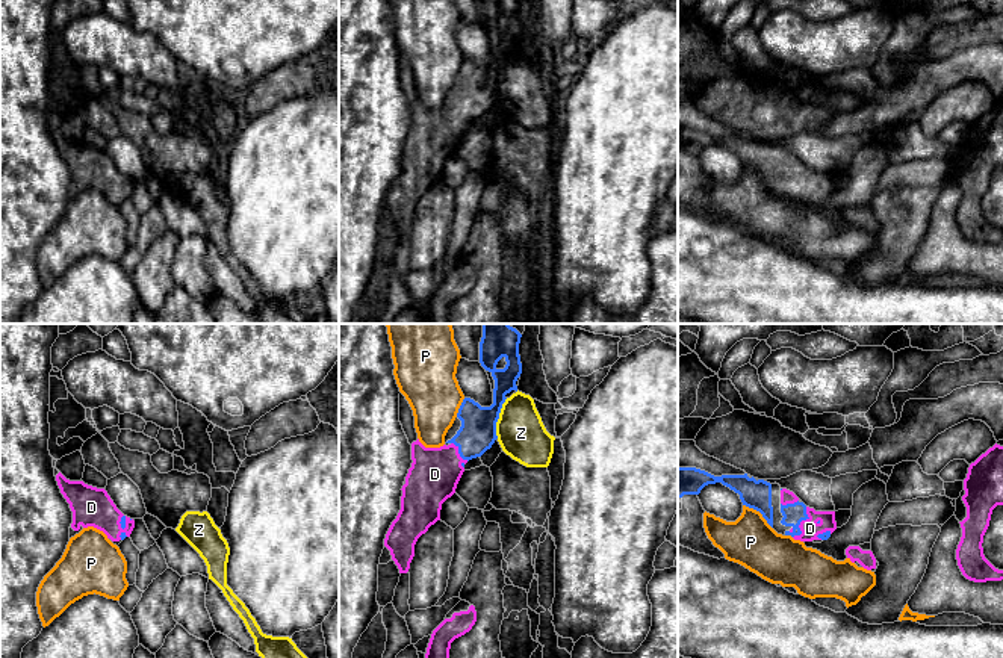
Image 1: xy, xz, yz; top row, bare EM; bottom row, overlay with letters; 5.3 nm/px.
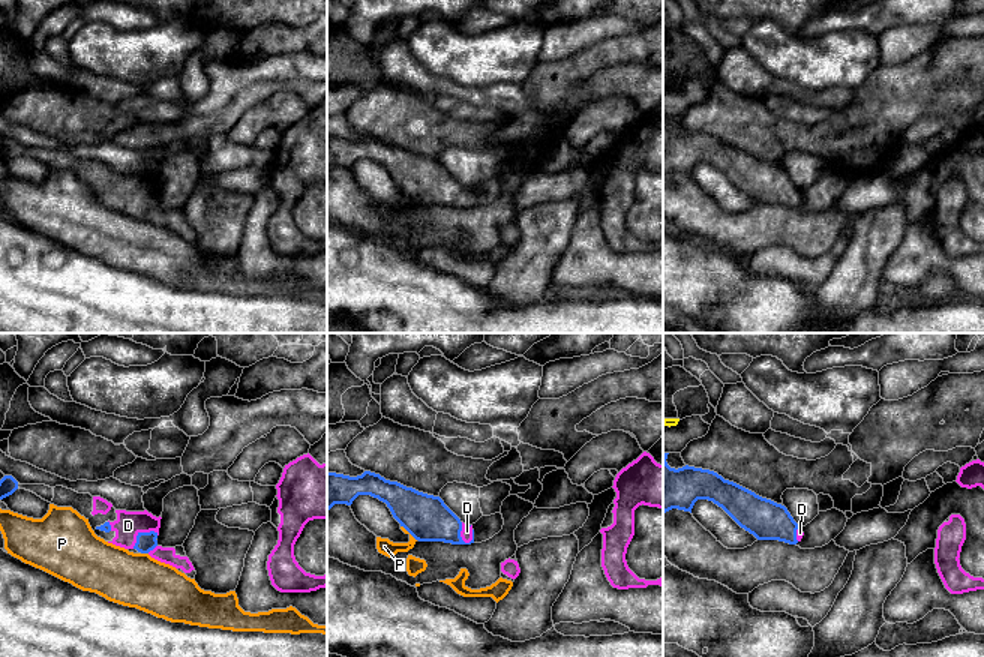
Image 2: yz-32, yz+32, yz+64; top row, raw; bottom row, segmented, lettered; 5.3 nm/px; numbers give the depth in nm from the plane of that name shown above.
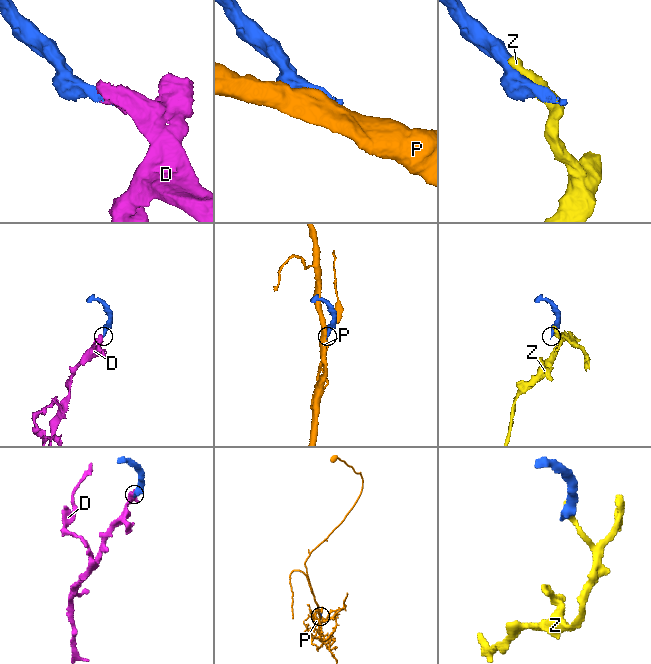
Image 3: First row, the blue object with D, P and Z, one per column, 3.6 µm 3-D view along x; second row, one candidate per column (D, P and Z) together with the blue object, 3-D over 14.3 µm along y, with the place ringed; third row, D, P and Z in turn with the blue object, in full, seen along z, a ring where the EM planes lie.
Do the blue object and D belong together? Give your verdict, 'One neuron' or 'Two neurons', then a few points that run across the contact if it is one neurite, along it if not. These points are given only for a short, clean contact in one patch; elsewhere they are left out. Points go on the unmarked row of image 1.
One neuron. Line: yz (794, 174), (799, 185), (810, 189)

